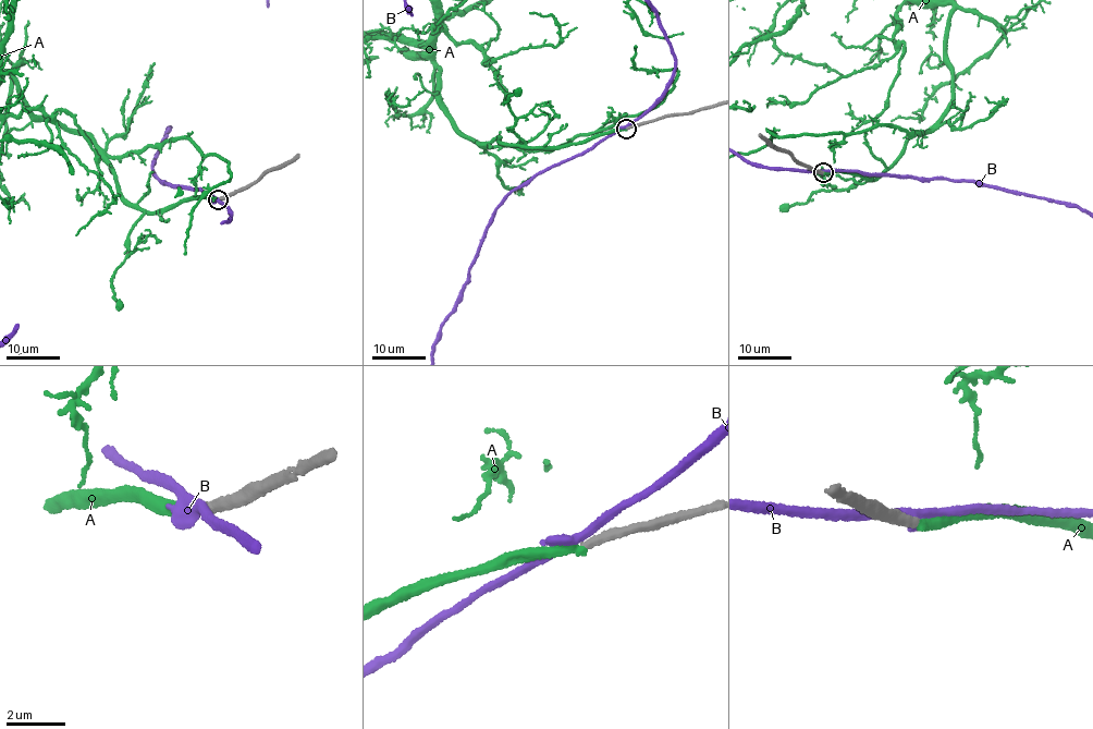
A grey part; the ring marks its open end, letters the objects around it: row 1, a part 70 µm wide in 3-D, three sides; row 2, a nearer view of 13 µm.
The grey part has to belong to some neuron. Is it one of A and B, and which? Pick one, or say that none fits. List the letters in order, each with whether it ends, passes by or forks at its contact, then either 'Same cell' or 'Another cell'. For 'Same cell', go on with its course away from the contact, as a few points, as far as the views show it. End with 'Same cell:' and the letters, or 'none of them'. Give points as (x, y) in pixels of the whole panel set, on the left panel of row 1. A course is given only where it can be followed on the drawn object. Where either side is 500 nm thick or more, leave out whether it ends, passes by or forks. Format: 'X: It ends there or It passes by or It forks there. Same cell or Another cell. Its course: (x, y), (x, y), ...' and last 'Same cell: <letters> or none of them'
A: It ends there. Same cell
B: It passes by. Another cell
Same cell: A

